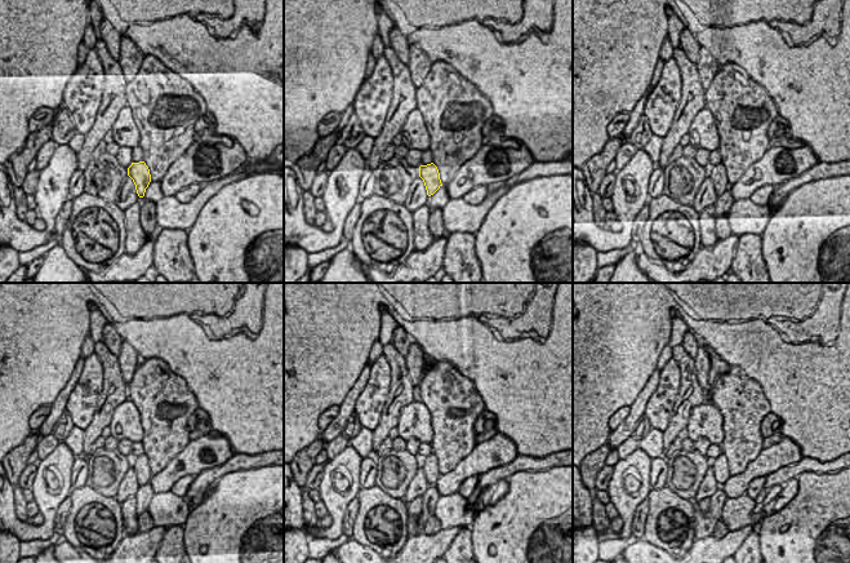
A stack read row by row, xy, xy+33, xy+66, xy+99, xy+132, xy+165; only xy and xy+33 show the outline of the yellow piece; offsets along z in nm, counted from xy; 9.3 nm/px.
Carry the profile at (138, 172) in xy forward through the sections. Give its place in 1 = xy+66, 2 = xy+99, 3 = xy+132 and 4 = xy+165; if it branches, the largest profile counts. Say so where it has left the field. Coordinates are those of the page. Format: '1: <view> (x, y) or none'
1: xy+66 (717, 173)
2: xy+99 (141, 465)
3: xy+132 (430, 465)
4: xy+165 (720, 466)

